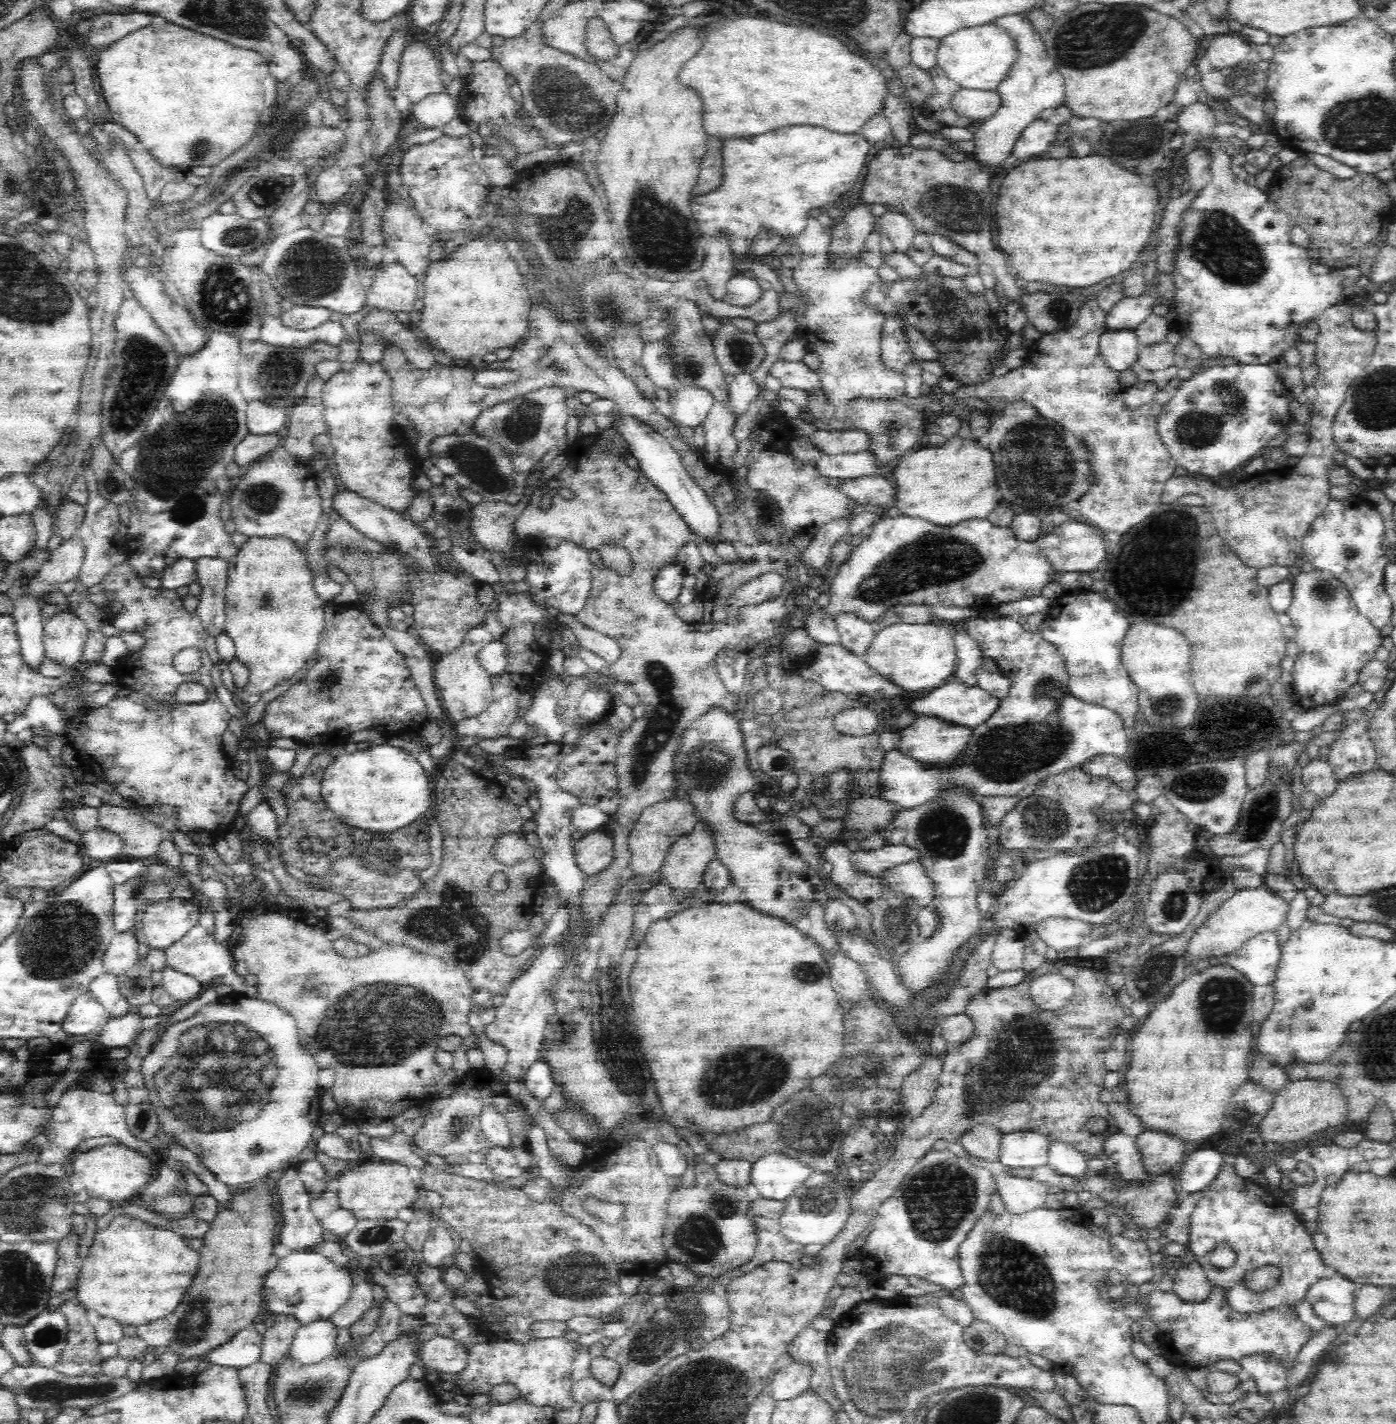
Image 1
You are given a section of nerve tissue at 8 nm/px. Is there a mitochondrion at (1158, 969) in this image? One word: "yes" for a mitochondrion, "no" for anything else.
yes

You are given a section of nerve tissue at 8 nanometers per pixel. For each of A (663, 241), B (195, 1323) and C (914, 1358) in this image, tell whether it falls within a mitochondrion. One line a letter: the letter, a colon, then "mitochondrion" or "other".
A: mitochondrion
B: mitochondrion
C: mitochondrion

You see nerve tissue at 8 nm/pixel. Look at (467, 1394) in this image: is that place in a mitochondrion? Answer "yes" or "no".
no

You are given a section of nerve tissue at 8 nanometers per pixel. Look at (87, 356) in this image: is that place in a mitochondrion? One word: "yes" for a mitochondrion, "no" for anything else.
no

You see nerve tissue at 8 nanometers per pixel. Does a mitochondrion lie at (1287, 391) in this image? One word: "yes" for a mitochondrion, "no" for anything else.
no

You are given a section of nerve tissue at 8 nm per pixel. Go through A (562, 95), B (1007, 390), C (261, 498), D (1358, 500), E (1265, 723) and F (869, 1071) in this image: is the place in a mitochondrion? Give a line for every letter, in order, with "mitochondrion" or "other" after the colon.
A: mitochondrion
B: other
C: mitochondrion
D: other
E: other
F: mitochondrion

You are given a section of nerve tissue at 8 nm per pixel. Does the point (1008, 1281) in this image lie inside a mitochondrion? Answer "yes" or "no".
yes

